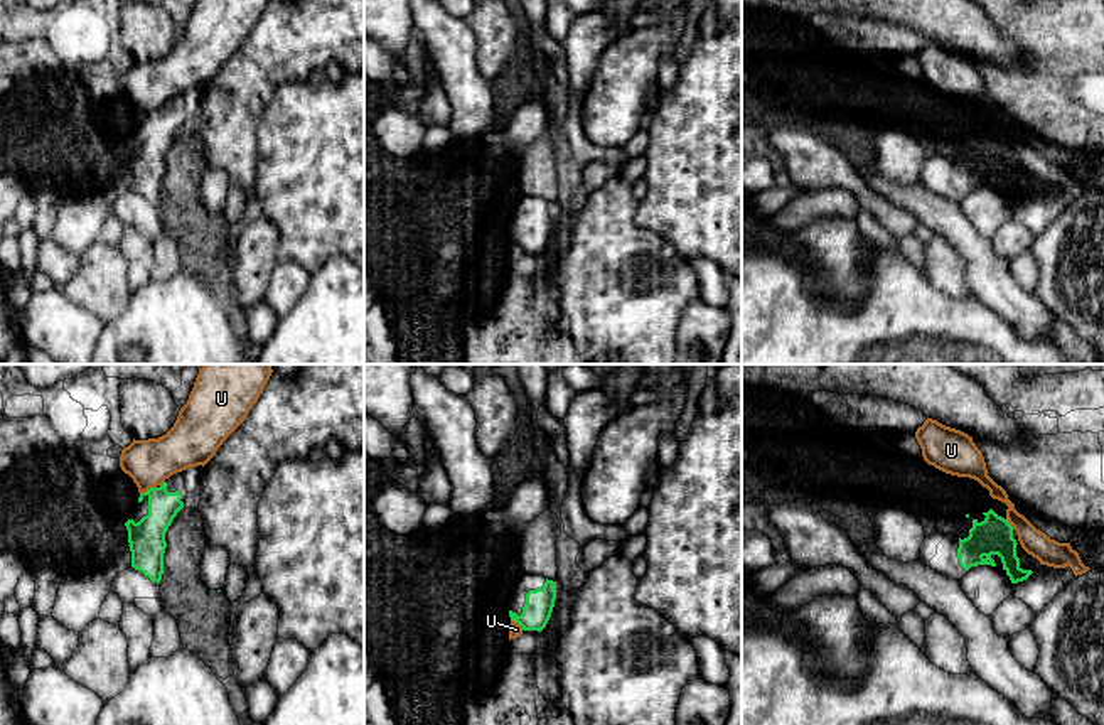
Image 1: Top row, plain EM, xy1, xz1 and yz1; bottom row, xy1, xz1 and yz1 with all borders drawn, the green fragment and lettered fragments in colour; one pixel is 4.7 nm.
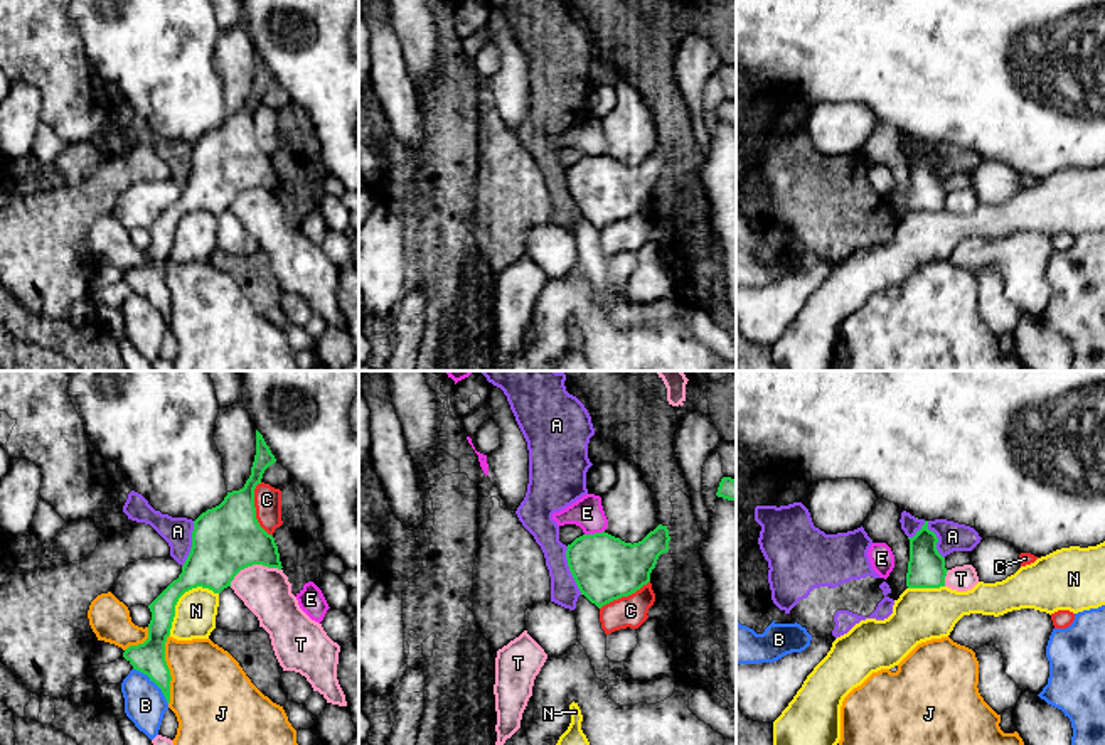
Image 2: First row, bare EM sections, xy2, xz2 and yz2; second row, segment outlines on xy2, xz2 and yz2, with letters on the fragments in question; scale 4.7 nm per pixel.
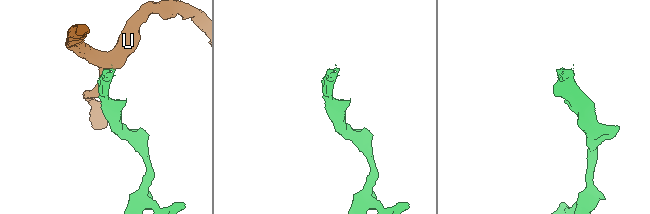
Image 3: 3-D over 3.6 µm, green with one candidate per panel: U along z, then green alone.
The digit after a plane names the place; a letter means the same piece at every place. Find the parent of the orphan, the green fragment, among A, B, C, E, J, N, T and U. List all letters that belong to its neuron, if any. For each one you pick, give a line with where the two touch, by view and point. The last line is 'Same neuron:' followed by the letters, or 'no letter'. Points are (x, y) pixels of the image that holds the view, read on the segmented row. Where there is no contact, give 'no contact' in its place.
Same neuron: no letter

